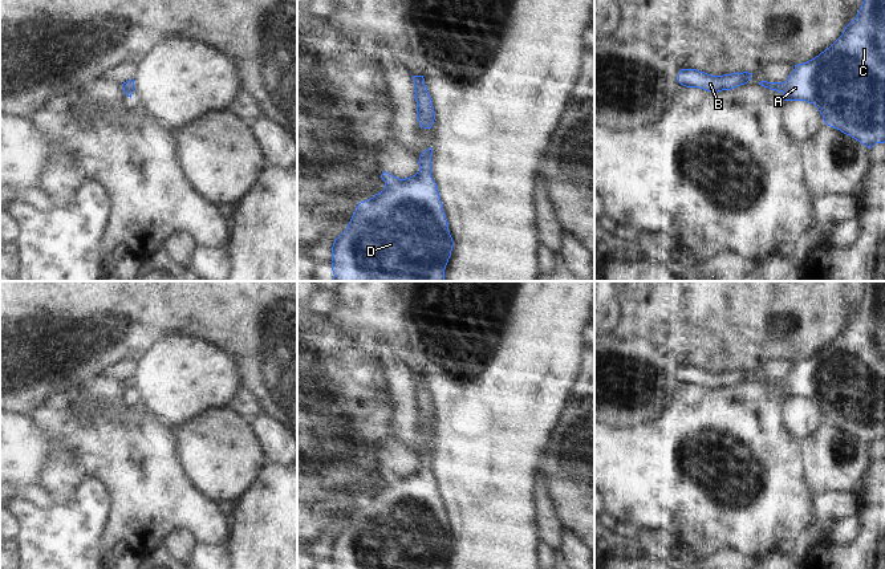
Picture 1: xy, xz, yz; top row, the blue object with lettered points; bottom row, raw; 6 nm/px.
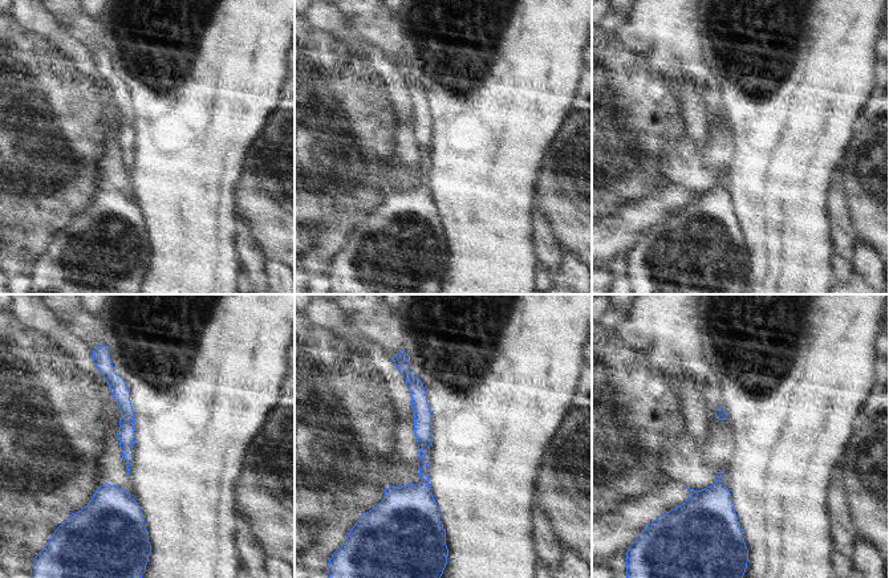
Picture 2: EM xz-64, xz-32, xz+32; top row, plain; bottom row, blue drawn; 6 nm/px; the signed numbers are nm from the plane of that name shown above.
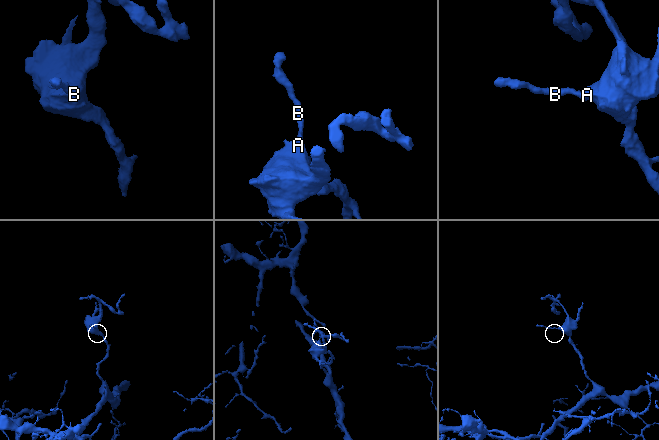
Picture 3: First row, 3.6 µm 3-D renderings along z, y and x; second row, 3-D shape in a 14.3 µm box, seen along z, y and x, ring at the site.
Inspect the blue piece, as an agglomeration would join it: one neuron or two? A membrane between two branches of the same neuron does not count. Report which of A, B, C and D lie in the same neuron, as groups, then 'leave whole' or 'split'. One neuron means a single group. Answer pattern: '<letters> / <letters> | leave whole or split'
A B C D | leave whole

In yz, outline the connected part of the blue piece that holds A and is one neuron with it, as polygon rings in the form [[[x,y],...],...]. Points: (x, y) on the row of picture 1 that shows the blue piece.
[[[864,0],[843,34],[815,58],[795,65],[783,84],[759,85],[782,92],[784,101],[813,103],[828,126],[869,149],[885,143],[885,0]]]

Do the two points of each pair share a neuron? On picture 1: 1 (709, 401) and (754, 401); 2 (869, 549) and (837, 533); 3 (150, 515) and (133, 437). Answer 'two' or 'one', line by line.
1: one
2: two
3: one

